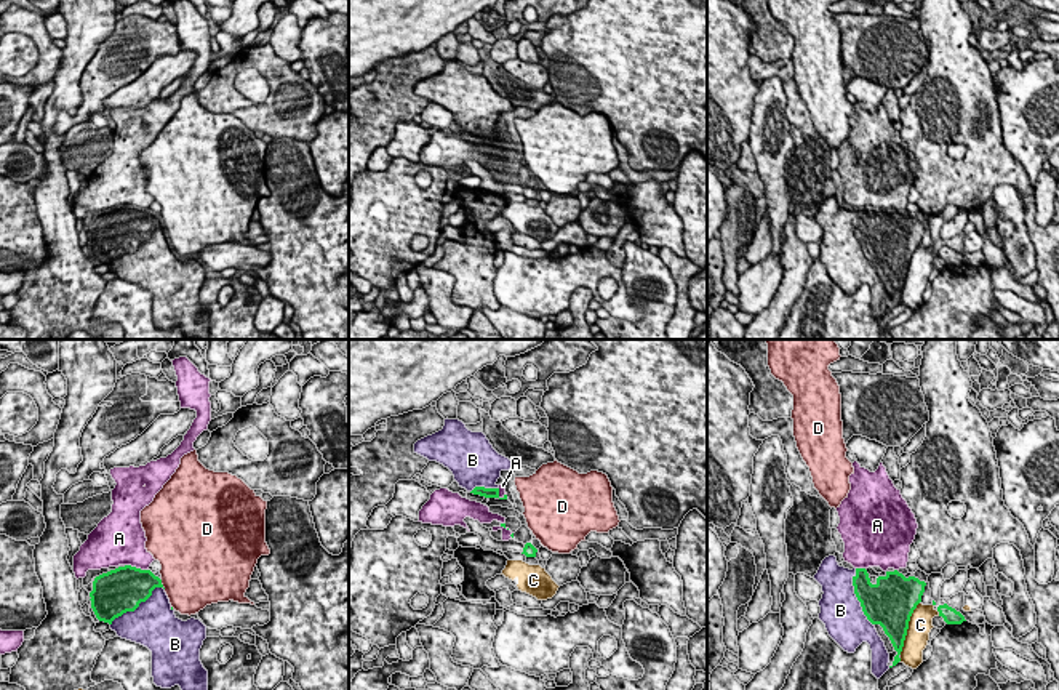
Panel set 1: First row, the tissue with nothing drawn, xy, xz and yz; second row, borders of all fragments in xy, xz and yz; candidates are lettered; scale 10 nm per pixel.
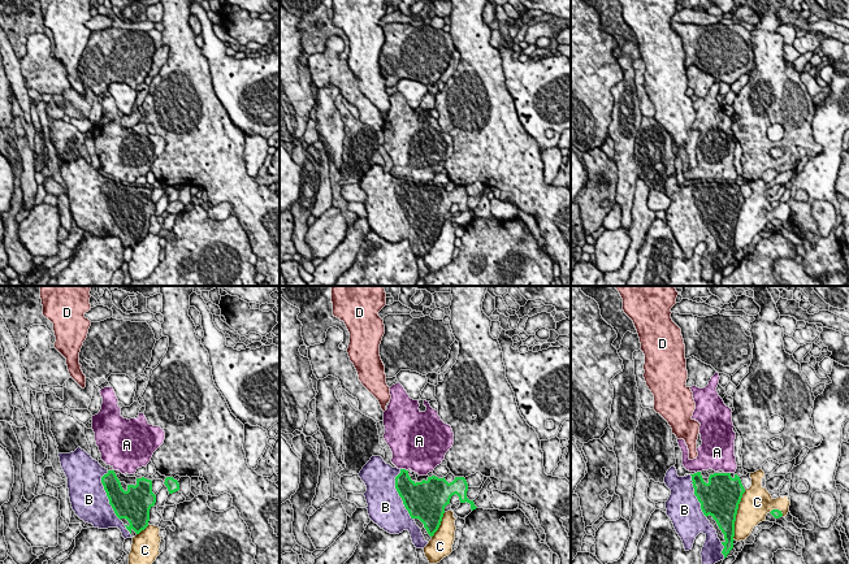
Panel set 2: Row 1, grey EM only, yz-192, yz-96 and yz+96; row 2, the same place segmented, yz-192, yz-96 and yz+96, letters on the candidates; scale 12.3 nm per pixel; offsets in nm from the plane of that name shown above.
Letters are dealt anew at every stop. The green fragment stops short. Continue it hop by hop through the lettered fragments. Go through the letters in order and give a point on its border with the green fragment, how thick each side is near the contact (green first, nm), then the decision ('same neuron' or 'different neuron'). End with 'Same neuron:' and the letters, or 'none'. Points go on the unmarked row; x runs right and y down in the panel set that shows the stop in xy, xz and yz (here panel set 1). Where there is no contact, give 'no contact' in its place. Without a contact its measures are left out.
A: xy (135, 208) | 440/420 nm | different neuron
B: xy (136, 248) | 440/480 nm | same neuron
C: yz (907, 269) | 400/240 nm | different neuron
D: xy (162, 226) | 320/480 nm | different neuron
Same neuron: B

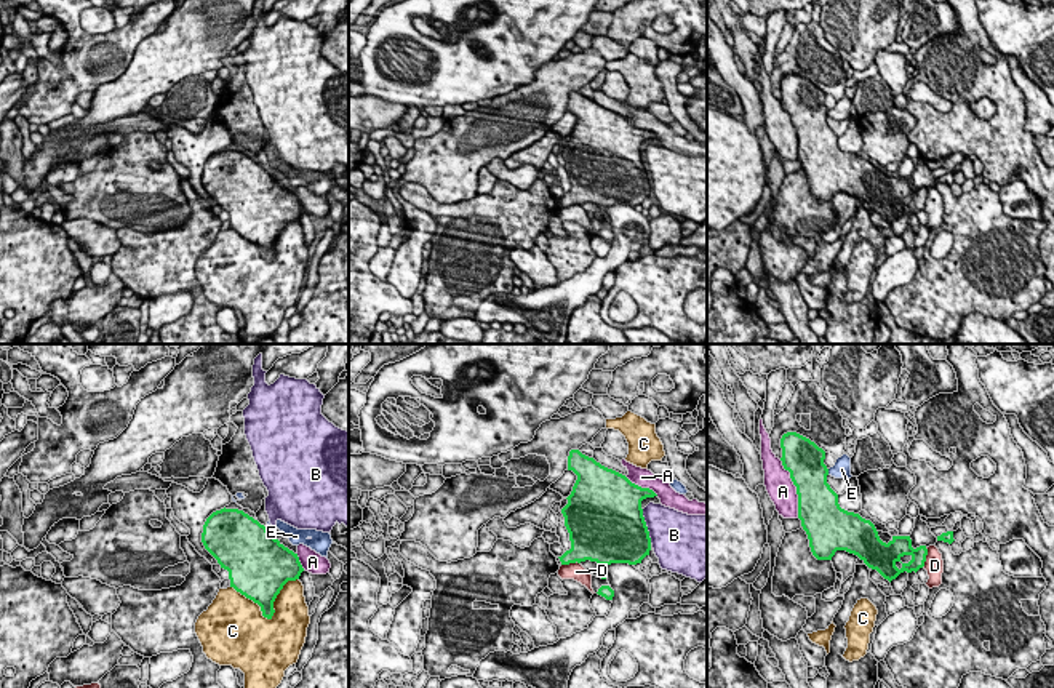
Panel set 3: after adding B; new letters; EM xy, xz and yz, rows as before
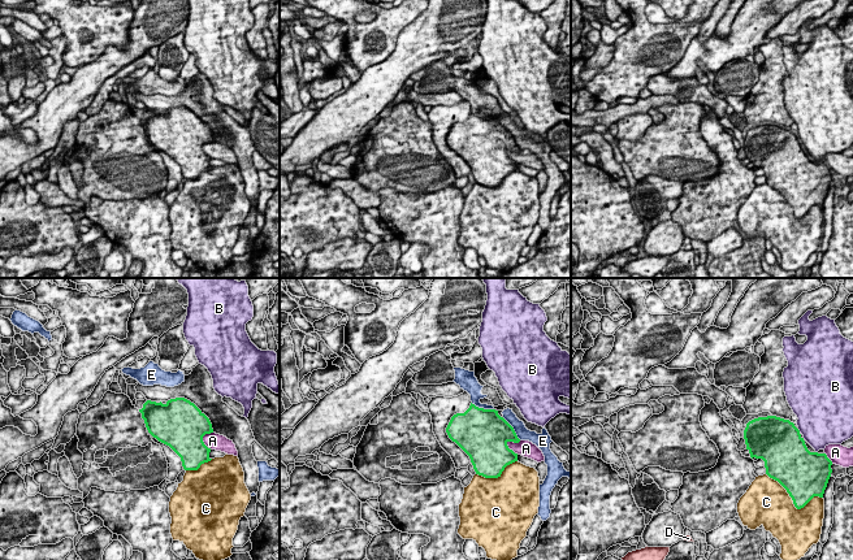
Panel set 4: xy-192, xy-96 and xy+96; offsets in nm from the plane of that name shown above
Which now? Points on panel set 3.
A: yz (797, 130) | 380/280 nm | different neuron
B: xz (646, 168) | 500/440 nm | different neuron
C: xy (271, 258) | 260/460 nm | different neuron
D: yz (925, 199) | 160/190 nm | different neuron
E: yz (827, 114) | 380/190 nm | different neuron
Same neuron: none

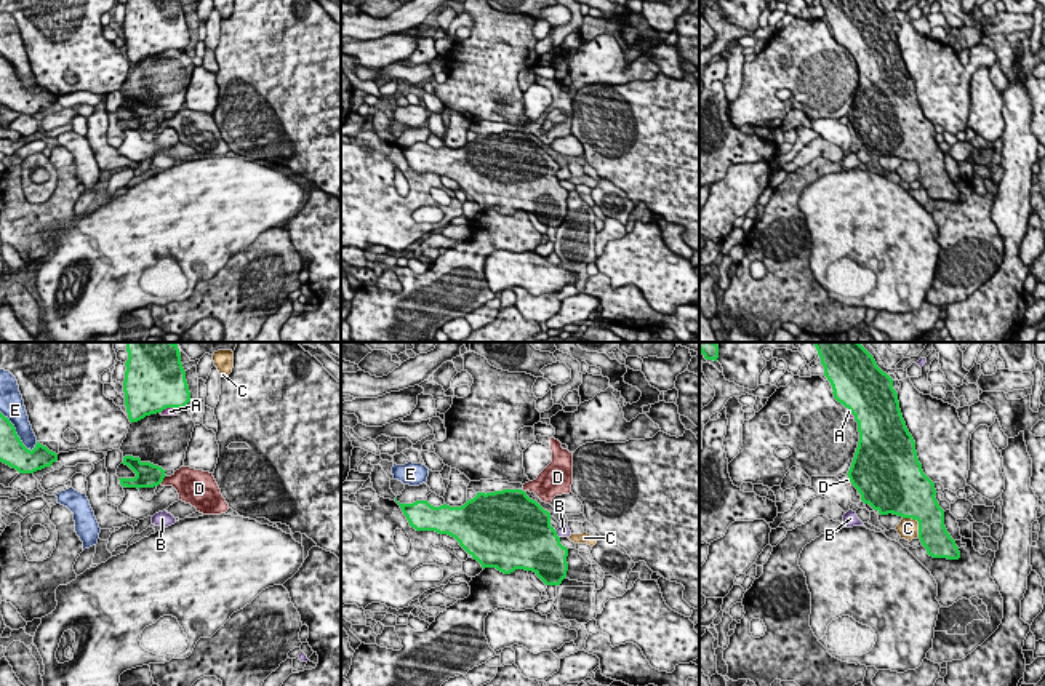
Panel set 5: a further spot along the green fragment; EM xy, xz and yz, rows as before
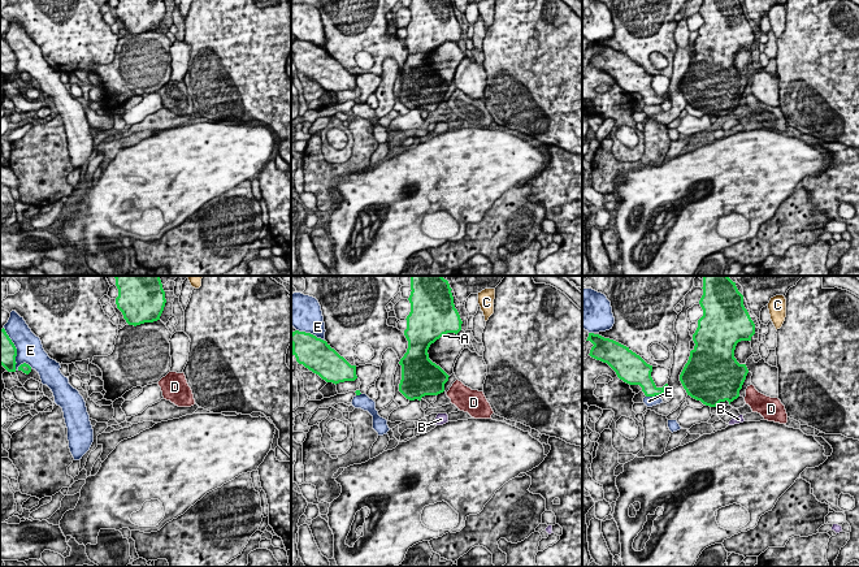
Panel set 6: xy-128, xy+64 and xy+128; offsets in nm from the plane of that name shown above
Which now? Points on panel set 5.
A: xy (168, 48) | 500/100 nm | different neuron
B: xz (556, 176) | 500/130 nm | different neuron
C: yz (917, 162) | 440/200 nm | different neuron
D: xy (162, 122) | 260/280 nm | different neuron
E: xy (15, 74) | 280/240 nm | different neuron
Same neuron: none

